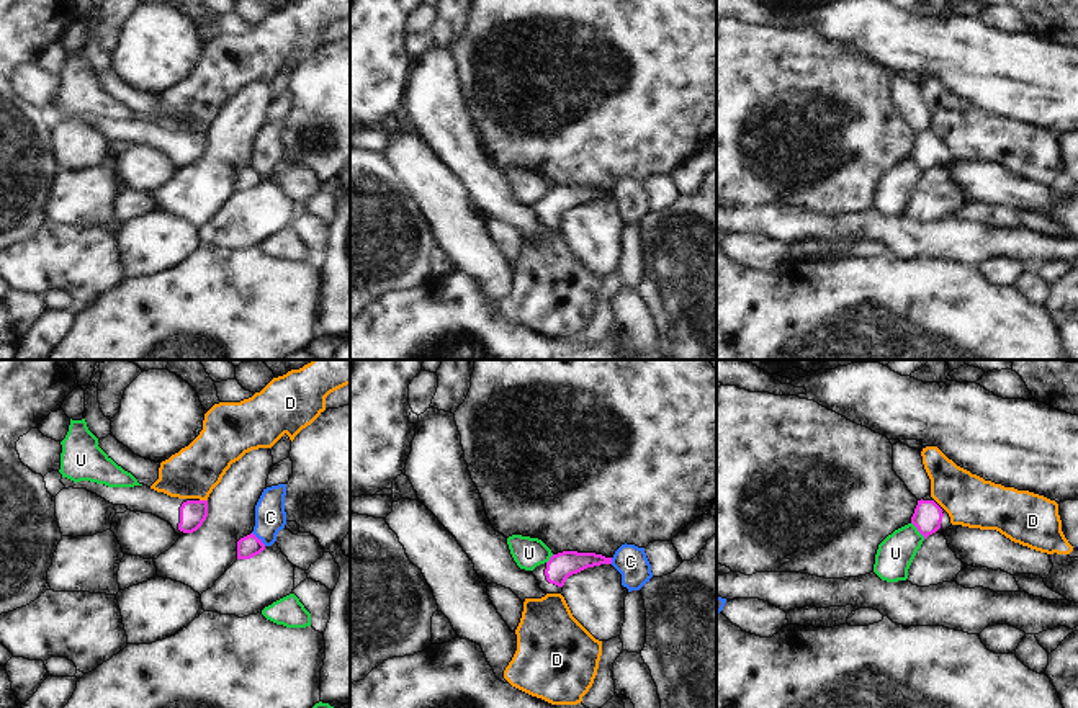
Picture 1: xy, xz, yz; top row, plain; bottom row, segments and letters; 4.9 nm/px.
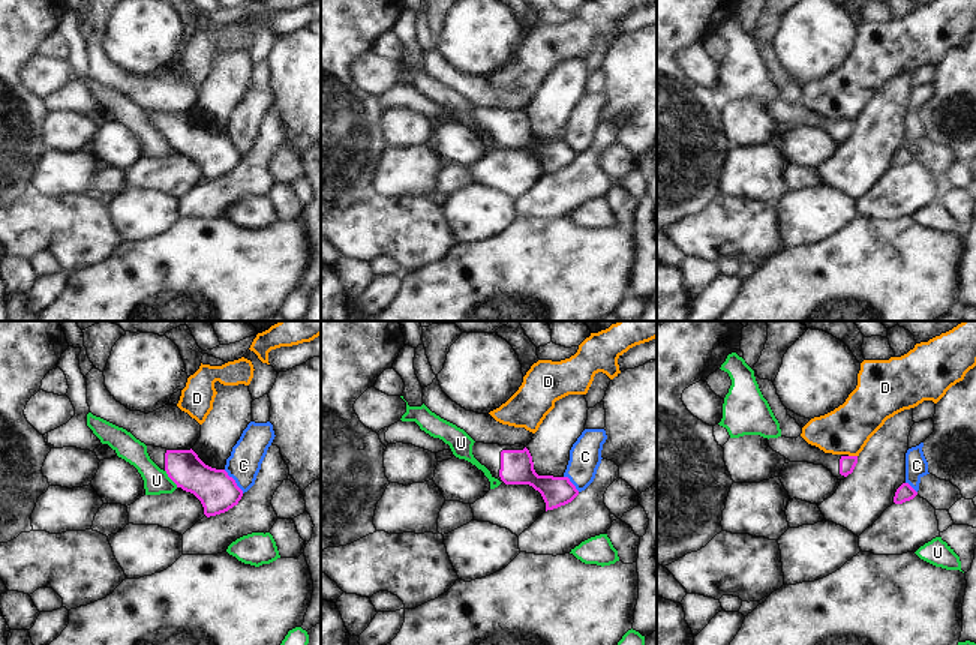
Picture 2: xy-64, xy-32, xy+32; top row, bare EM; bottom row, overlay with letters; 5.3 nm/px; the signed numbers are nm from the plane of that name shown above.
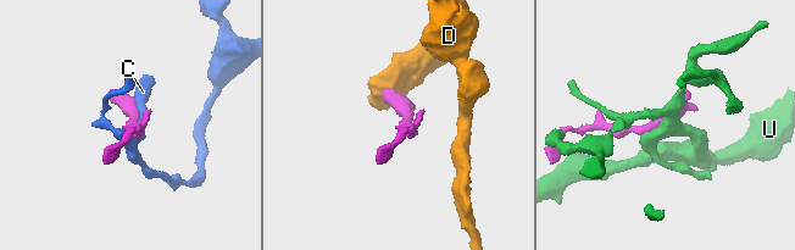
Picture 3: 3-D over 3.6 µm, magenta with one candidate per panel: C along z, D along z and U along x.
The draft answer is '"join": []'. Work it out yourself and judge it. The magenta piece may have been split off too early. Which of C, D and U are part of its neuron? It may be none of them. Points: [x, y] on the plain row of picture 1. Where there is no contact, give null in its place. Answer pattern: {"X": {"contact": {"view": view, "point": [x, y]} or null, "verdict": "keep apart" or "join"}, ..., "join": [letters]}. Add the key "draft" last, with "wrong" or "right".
{"C": {"contact": {"view": "xy", "point": [257, 172]}, "verdict": "keep apart"}, "D": {"contact": {"view": "xy", "point": [203, 134]}, "verdict": "keep apart"}, "U": {"contact": {"view": "yz", "point": [918, 164]}, "verdict": "keep apart"}, "join": [], "draft": "right"}

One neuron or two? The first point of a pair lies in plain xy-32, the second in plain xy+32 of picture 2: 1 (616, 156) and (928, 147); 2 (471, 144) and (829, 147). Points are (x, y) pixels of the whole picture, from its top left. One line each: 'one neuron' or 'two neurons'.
1: one neuron
2: one neuron

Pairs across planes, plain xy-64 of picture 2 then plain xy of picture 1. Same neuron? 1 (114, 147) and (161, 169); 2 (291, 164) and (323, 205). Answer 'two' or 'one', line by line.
1: one
2: two

